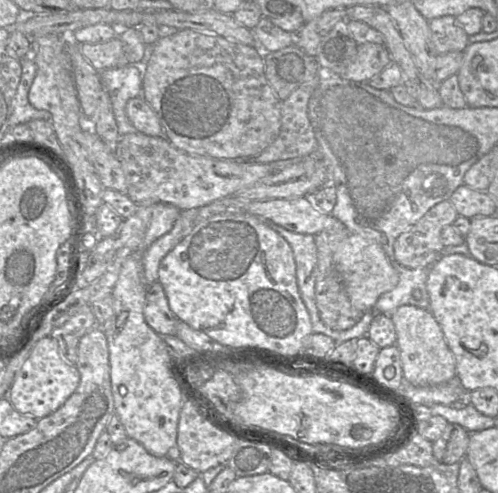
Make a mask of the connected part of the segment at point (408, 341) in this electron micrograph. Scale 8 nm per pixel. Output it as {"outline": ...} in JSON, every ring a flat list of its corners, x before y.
{"outline":[[413,305,396,308,390,315,395,332,395,345,400,351,404,379,416,387,444,384,456,376,456,361,444,334,431,312]]}

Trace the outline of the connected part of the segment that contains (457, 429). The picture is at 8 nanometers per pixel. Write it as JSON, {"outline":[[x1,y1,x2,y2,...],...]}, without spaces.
{"outline":[[448,424,439,439,432,443,433,455,441,463,455,464,466,457,470,433,458,424]]}

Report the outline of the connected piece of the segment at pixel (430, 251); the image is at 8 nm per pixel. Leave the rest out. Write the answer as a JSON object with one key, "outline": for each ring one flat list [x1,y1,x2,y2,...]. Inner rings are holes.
{"outline":[[449,201,433,206,416,224,395,240,395,260,408,269,431,267,444,254,442,230,451,226,458,217]]}

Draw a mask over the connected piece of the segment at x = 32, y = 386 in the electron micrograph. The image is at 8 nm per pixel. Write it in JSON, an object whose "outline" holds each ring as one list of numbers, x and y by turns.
{"outline":[[49,336,39,339,33,345,5,398,21,414,40,419,57,411,76,390,79,381,78,369,62,359,56,340]]}

